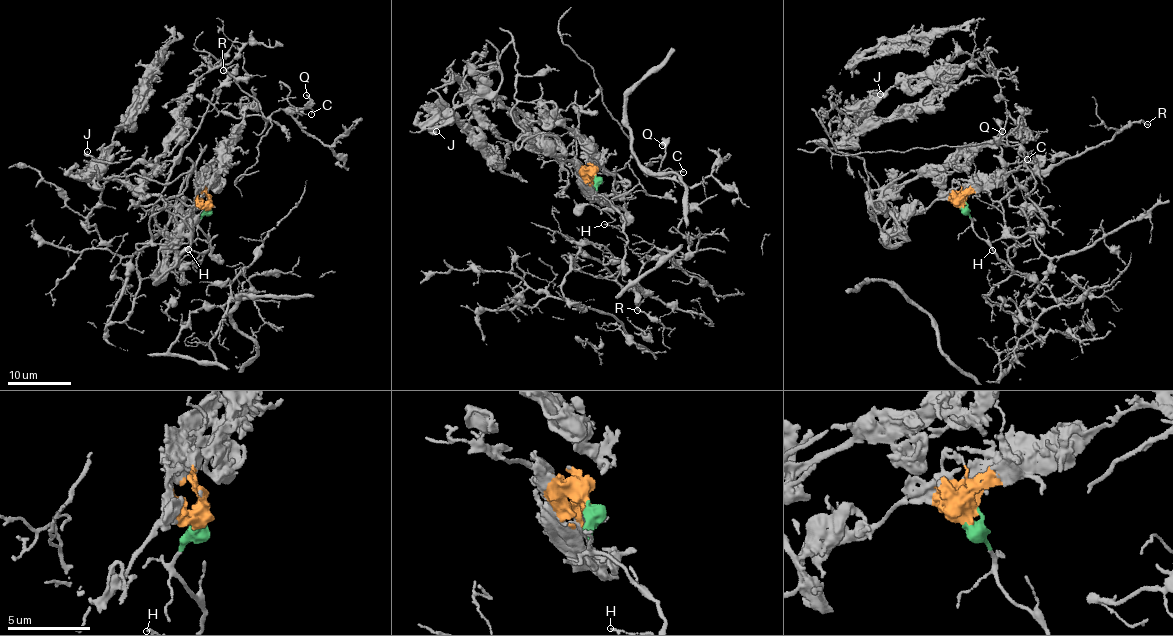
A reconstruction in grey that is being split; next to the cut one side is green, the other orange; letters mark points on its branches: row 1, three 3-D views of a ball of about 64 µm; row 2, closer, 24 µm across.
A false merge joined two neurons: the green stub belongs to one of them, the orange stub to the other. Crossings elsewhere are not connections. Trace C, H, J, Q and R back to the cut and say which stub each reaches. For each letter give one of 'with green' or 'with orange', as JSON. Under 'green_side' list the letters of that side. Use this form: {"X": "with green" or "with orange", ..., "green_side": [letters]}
{"C": "with orange", "H": "with green", "J": "with orange", "Q": "with orange", "R": "with green", "green_side": ["H", "R"]}

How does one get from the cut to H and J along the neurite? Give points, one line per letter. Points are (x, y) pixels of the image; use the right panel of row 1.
H: (966, 203), (972, 227), (992, 249)
J: (966, 203), (942, 198), (896, 220), (870, 198), (864, 161), (823, 128), (836, 116), (859, 121), (880, 94)

